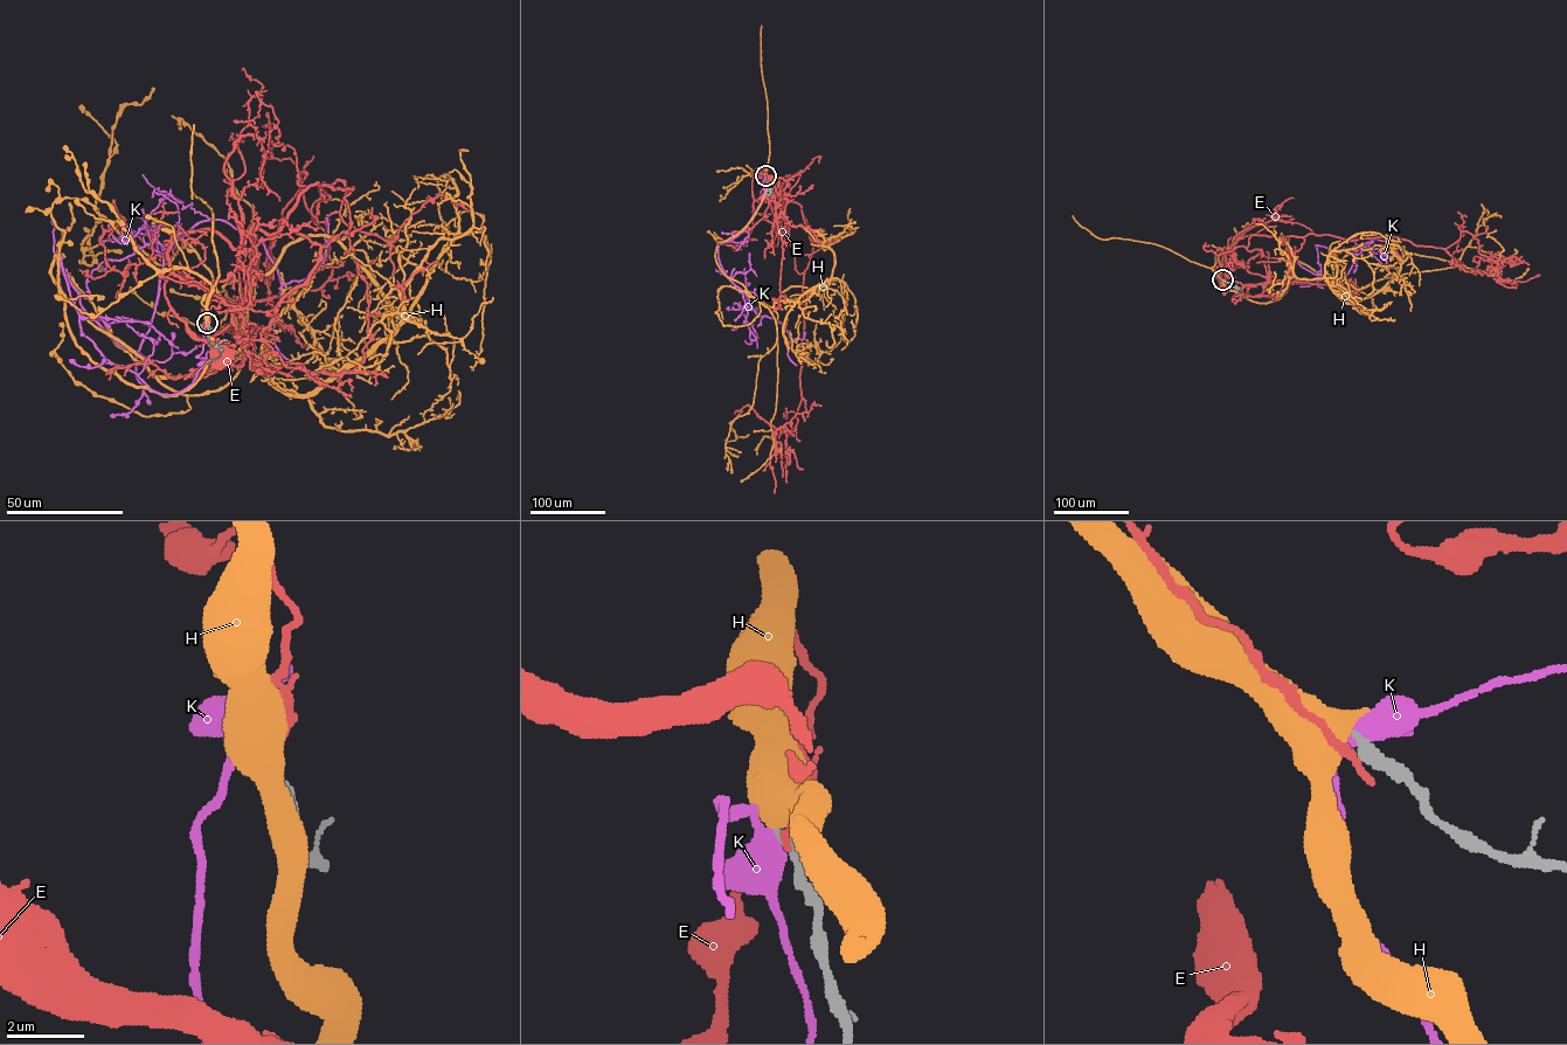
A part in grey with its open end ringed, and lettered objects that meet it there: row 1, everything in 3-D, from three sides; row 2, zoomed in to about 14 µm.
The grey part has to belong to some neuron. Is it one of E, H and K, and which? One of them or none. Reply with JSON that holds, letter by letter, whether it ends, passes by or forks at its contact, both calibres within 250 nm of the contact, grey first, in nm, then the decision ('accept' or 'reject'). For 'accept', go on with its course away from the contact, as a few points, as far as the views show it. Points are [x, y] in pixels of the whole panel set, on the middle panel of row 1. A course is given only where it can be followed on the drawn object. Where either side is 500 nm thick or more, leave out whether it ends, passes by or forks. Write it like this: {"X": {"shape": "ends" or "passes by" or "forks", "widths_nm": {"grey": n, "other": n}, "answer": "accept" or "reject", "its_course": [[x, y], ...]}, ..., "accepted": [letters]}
{"E": {"shape": "ends", "widths_nm": {"grey": 340, "other": 240}, "answer": "reject"}, "H": {"widths_nm": {"grey": 280, "other": 800}, "answer": "reject"}, "K": {"shape": "passes by", "widths_nm": {"grey": 320, "other": 440}, "answer": "reject"}, "accepted": []}

